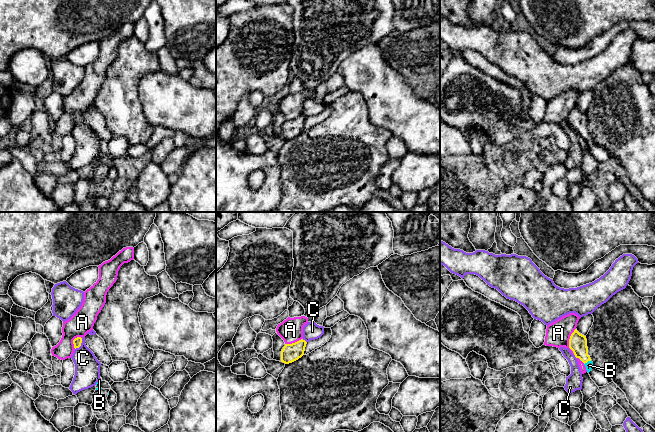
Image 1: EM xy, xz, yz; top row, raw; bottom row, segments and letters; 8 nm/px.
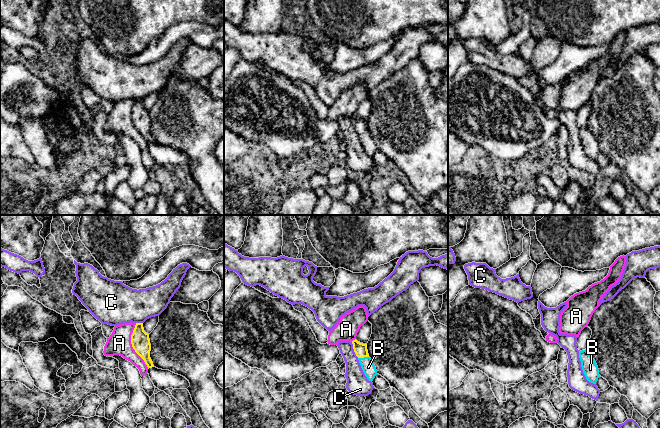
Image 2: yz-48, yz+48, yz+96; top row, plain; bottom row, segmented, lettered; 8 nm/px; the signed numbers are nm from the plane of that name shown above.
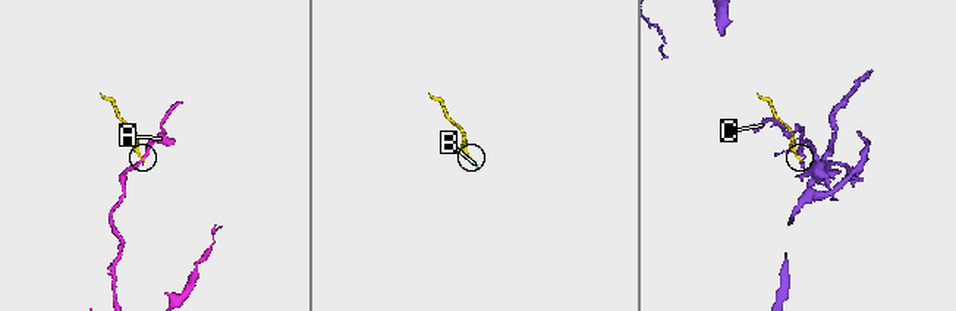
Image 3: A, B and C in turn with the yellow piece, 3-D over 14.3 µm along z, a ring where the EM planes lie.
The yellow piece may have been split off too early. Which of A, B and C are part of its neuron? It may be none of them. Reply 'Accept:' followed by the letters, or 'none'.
Accept: B

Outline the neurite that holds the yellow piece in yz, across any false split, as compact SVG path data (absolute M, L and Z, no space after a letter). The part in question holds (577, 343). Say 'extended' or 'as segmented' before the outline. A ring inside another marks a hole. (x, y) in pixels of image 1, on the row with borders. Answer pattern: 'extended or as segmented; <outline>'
extended; M577 329L571 334L569 339L569 348L573 351L576 358L579 358L586 367L589 373L593 368L593 362L588 355L587 339L586 336L580 334Z

